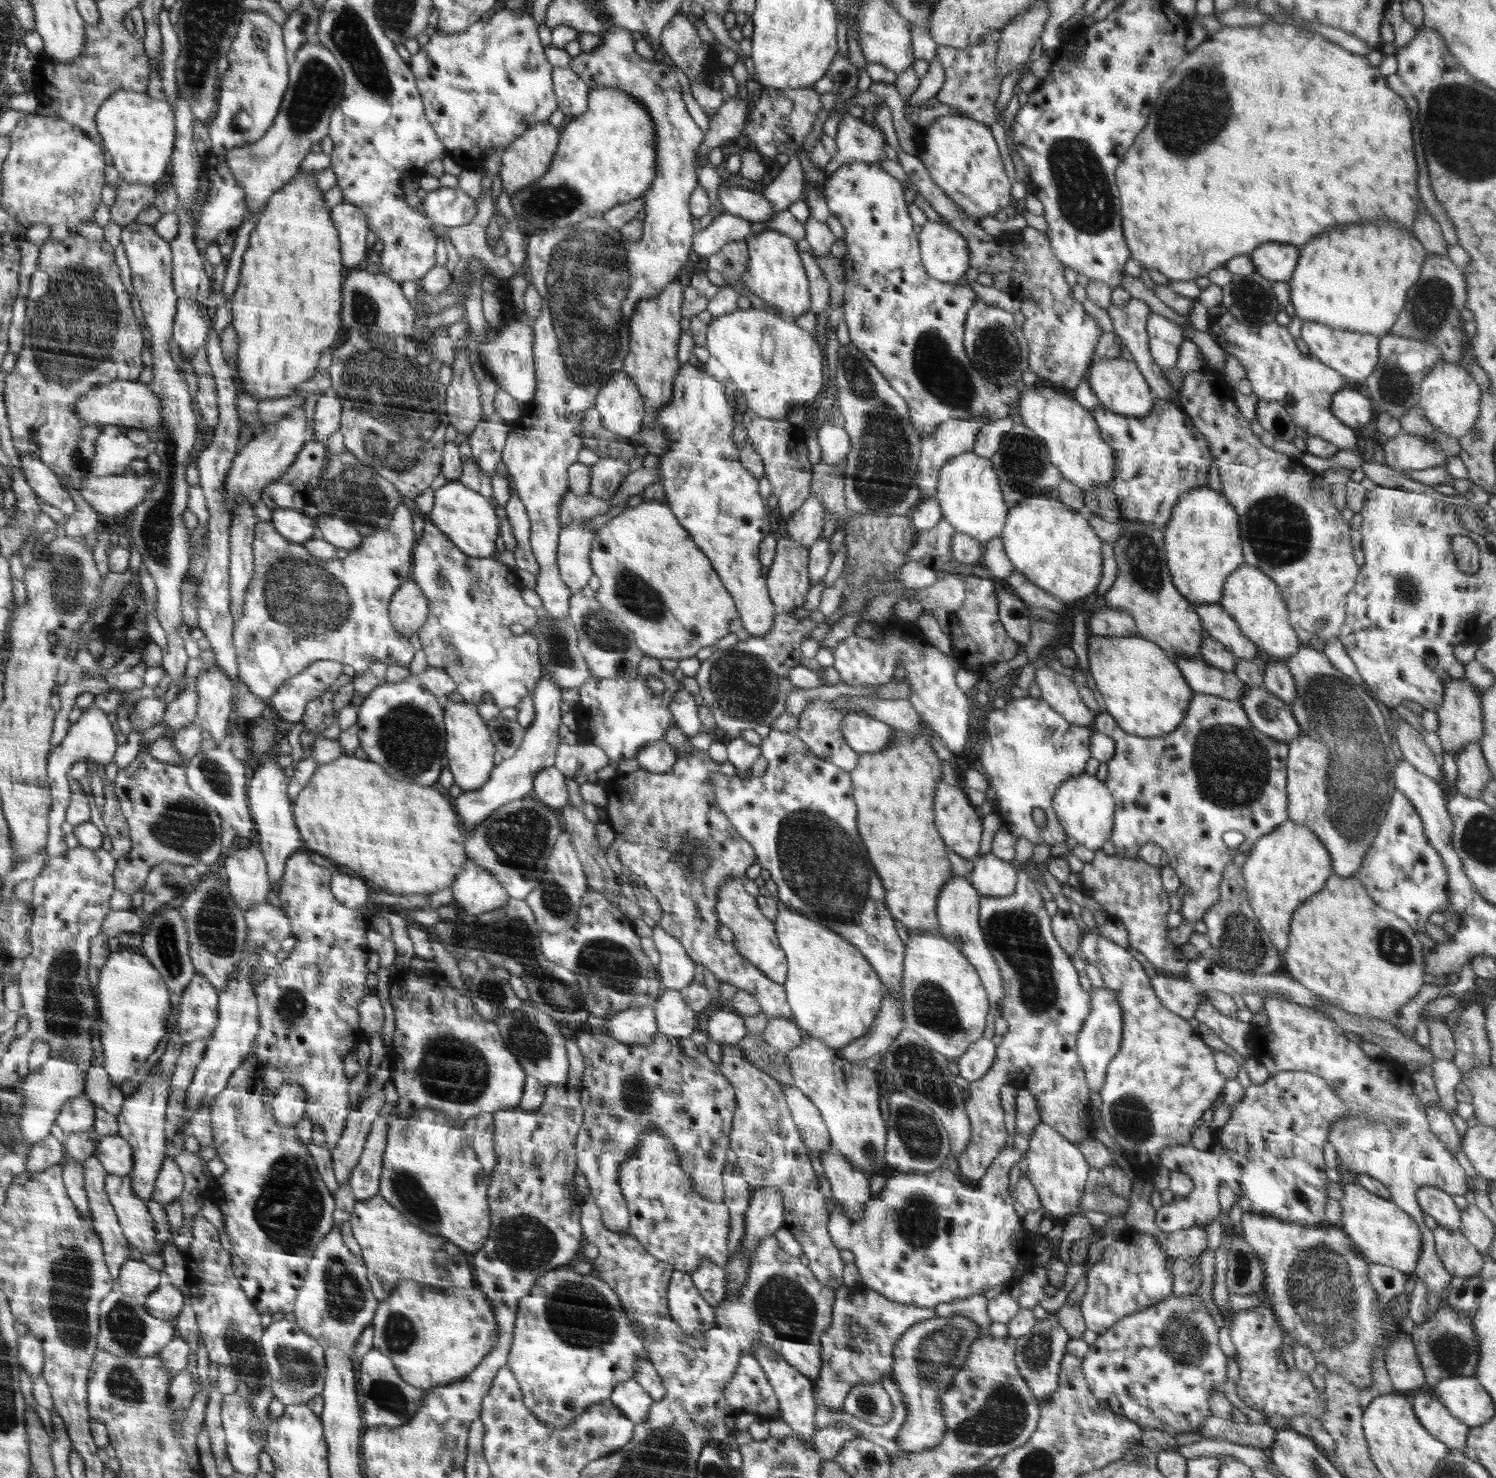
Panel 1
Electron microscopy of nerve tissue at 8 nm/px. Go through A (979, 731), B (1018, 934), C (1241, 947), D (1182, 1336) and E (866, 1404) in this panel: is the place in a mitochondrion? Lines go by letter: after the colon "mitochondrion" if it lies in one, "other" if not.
A: other
B: mitochondrion
C: mitochondrion
D: mitochondrion
E: mitochondrion

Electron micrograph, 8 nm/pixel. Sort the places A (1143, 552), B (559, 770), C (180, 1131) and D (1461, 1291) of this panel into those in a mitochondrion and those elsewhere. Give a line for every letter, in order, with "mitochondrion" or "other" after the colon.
A: mitochondrion
B: other
C: other
D: other

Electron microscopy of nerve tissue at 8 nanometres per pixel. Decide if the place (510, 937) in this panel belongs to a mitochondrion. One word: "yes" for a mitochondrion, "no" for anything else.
yes

